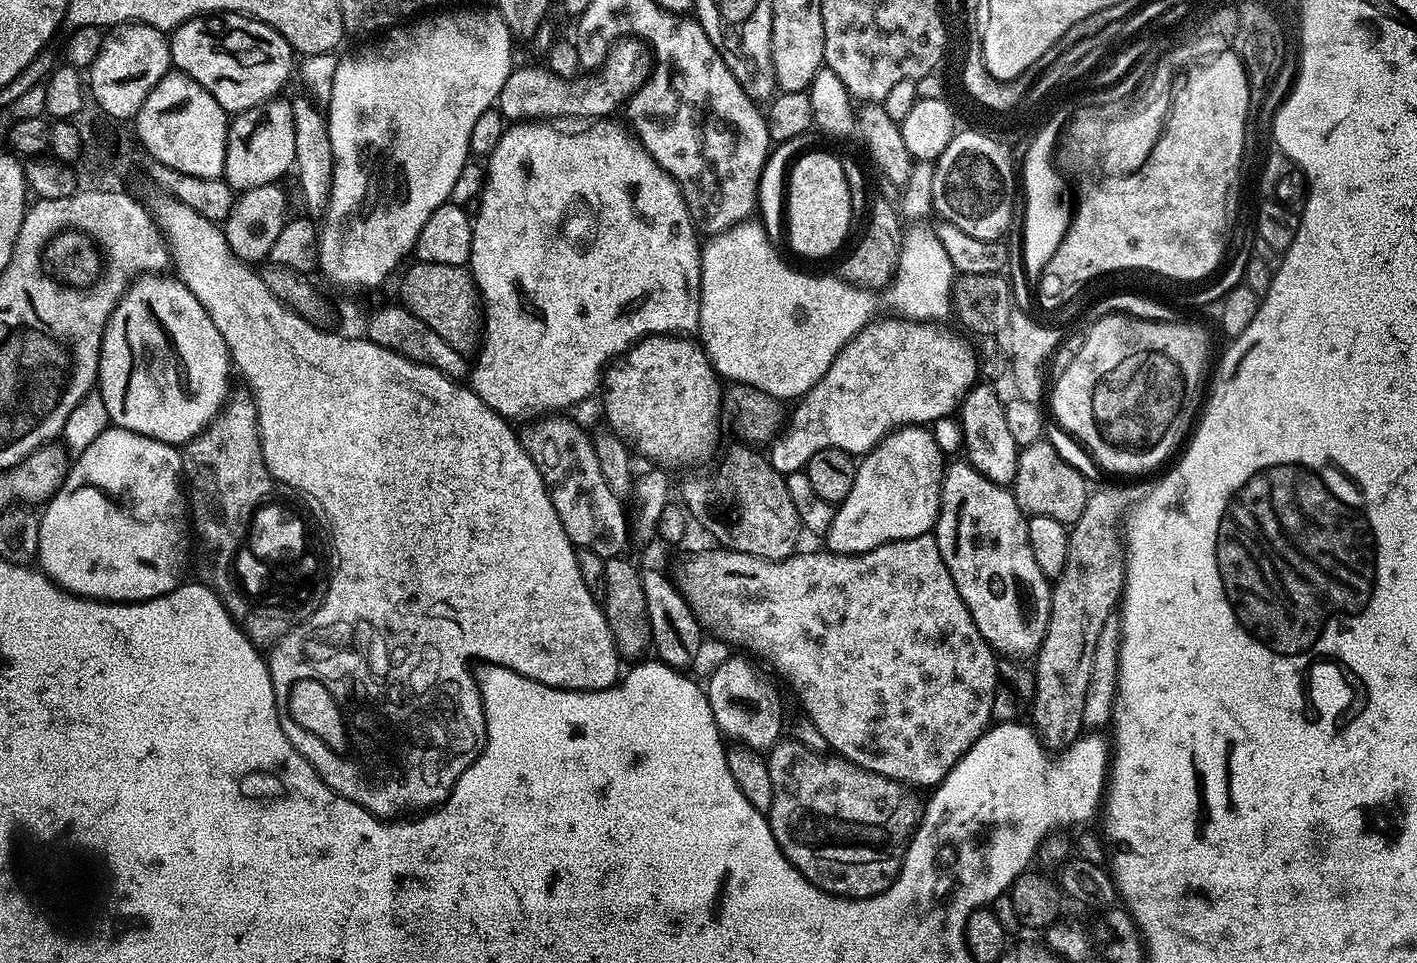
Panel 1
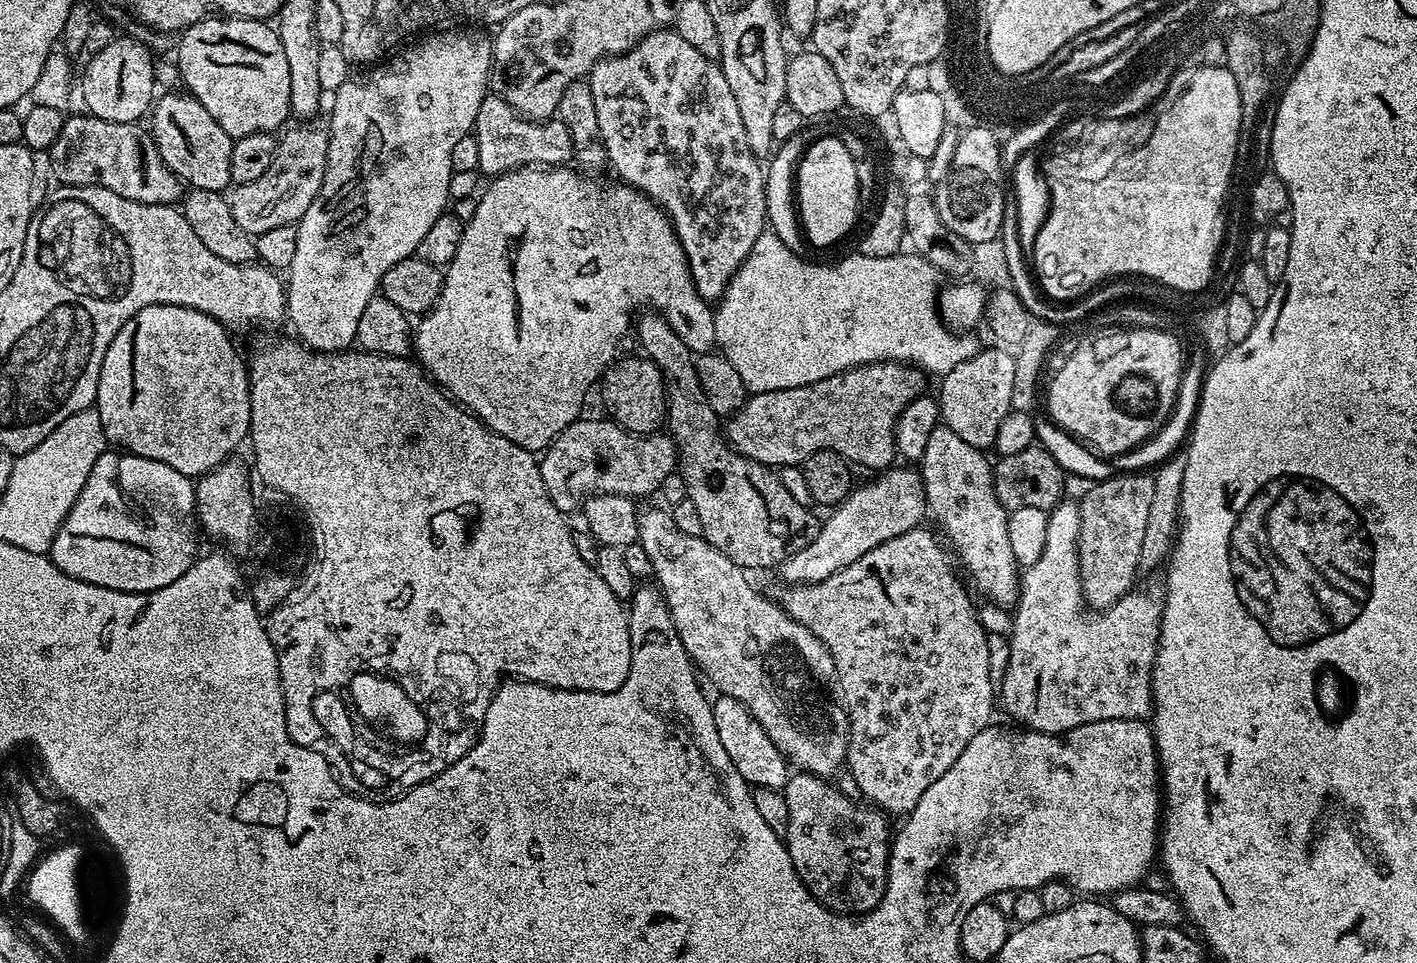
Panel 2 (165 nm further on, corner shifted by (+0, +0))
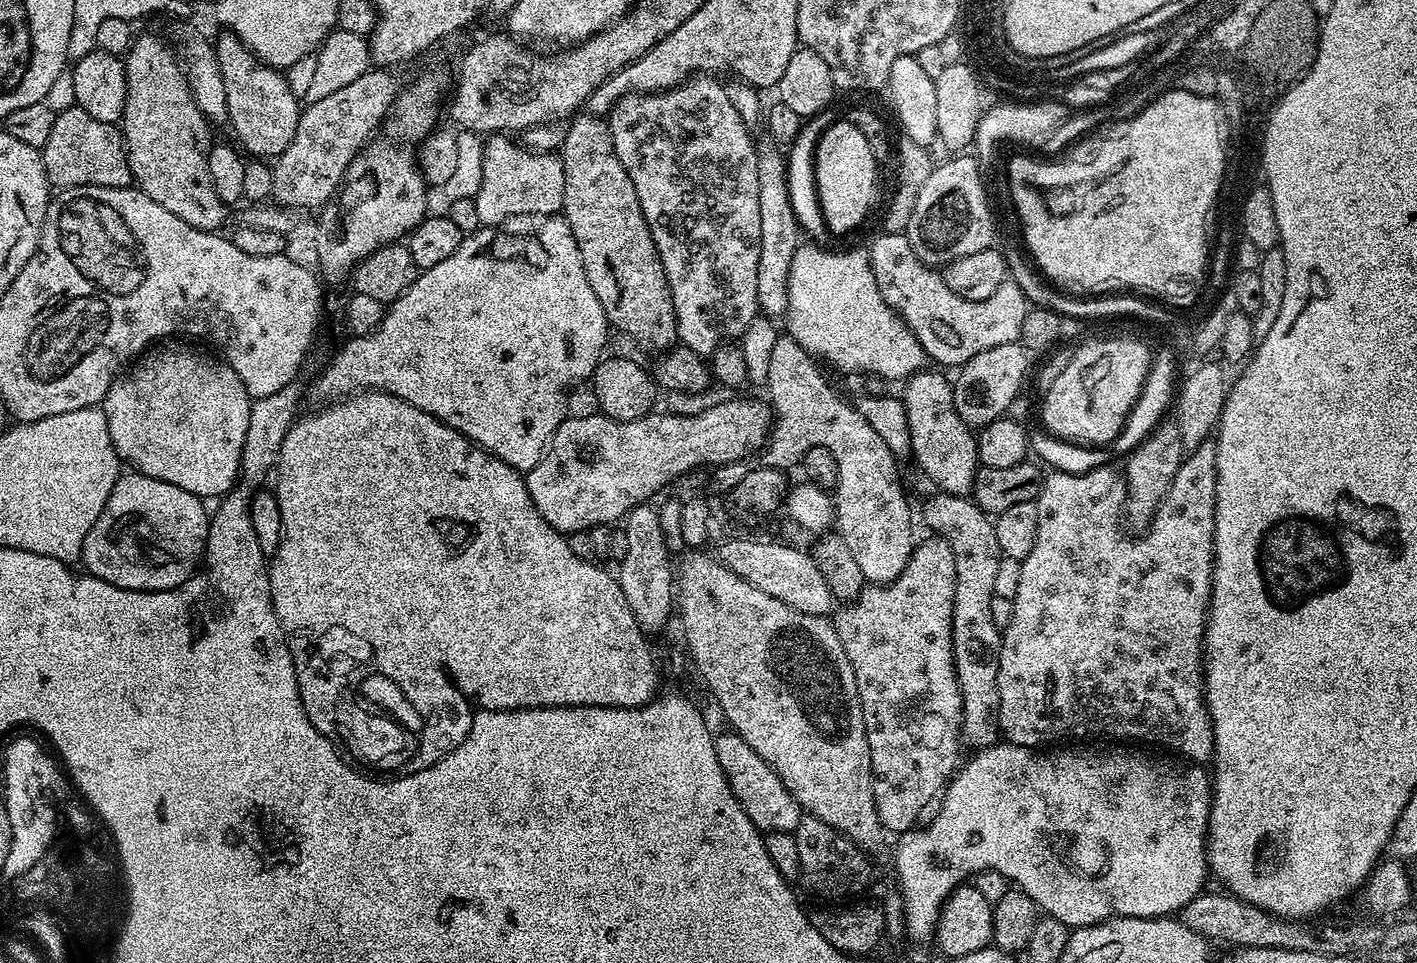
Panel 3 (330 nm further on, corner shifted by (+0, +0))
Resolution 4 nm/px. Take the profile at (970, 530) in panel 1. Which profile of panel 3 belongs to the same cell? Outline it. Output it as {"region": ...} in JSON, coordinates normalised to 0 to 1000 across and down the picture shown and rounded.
{"region":[[[650,384],[641,390],[637,400],[637,414],[639,420],[639,434],[641,435],[641,459],[643,461],[643,477],[646,477],[646,482],[658,498],[660,505],[664,511],[670,511],[672,514],[682,516],[686,509],[686,502],[689,495],[690,479],[689,476],[689,453],[687,445],[680,439],[680,435],[676,430],[673,422],[673,409],[672,408],[672,395],[666,391],[663,384],[655,386]]]}

